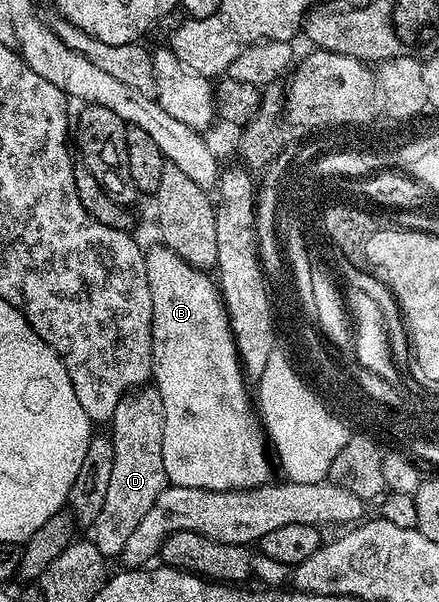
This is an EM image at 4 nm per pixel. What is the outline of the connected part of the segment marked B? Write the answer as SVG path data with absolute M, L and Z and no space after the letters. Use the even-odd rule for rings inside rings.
M155 244L156 246L147 247L144 250L144 263L146 264L146 272L148 273L148 283L150 284L150 296L152 297L152 378L156 390L160 394L162 400L162 412L164 413L164 427L162 428L162 464L166 468L166 476L169 483L174 486L181 486L182 488L202 488L203 490L253 490L258 485L258 480L264 474L264 465L267 464L268 458L264 455L264 446L266 450L266 435L262 429L262 423L258 417L257 407L254 405L253 395L250 393L249 383L246 381L244 367L240 361L240 353L236 350L236 341L232 335L232 325L228 319L228 310L224 306L224 295L221 293L217 279L211 273L197 270L196 267L191 266L186 260L182 260L182 256L178 256L169 246L163 244Z

